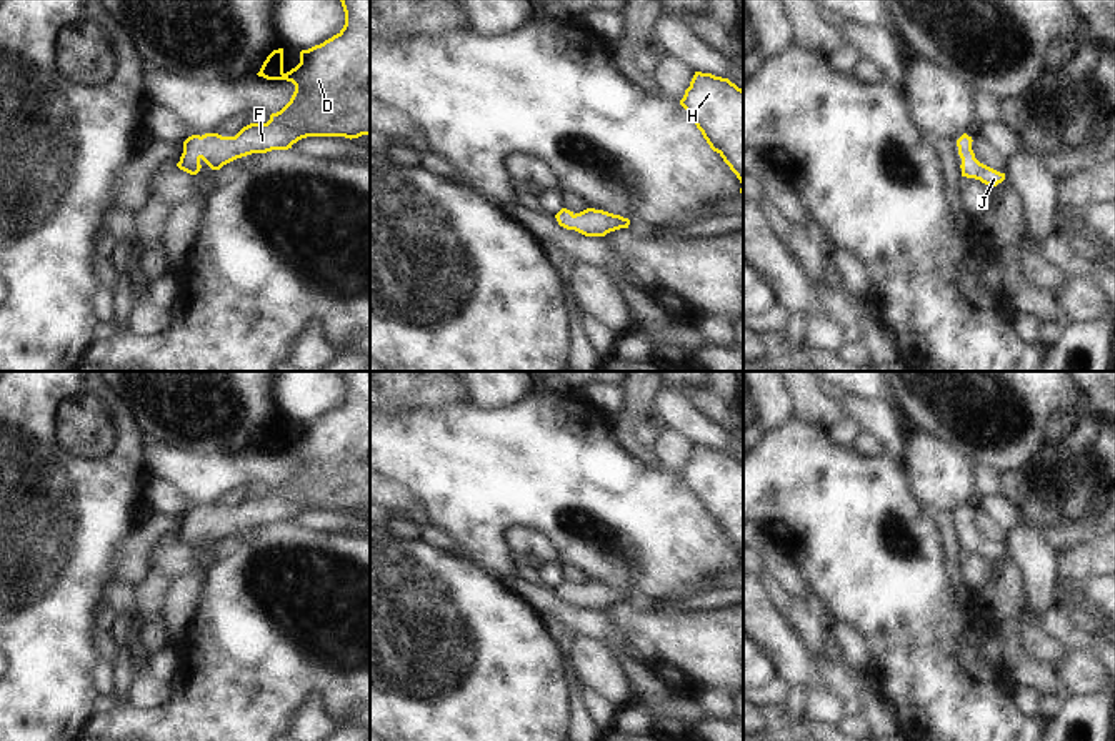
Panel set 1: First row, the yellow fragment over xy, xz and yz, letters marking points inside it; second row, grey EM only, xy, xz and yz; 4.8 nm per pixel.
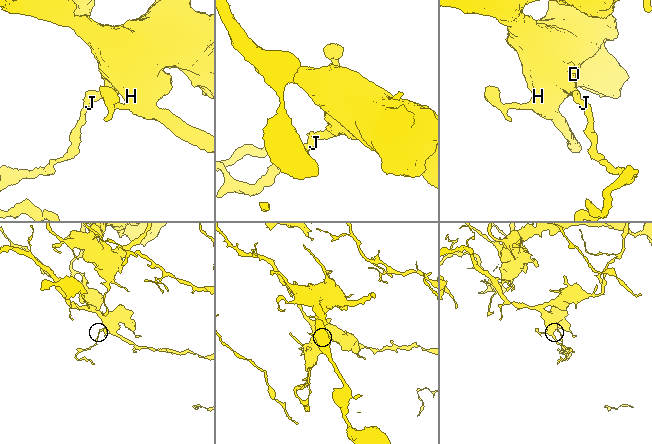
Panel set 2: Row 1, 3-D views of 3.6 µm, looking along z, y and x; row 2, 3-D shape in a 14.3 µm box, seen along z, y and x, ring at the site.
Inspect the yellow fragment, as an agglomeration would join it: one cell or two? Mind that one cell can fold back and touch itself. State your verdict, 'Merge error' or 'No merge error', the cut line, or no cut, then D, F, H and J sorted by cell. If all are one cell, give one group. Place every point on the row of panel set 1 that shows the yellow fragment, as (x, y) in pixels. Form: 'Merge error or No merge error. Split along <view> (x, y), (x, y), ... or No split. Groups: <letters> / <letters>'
No merge error. No split. Groups: D F H J.

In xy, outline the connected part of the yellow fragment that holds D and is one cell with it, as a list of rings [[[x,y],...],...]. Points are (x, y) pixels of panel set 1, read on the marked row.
[[[340,0],[345,12],[343,28],[308,50],[300,52],[300,63],[283,72],[283,48],[273,50],[263,62],[258,77],[287,80],[295,85],[290,102],[267,123],[250,123],[235,137],[218,133],[192,135],[183,142],[183,153],[177,167],[197,175],[203,160],[212,170],[252,155],[272,150],[288,150],[307,137],[358,138],[370,135],[370,0]]]

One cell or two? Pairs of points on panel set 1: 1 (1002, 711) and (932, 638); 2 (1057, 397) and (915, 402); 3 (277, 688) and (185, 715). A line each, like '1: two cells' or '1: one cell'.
1: one cell
2: one cell
3: one cell

